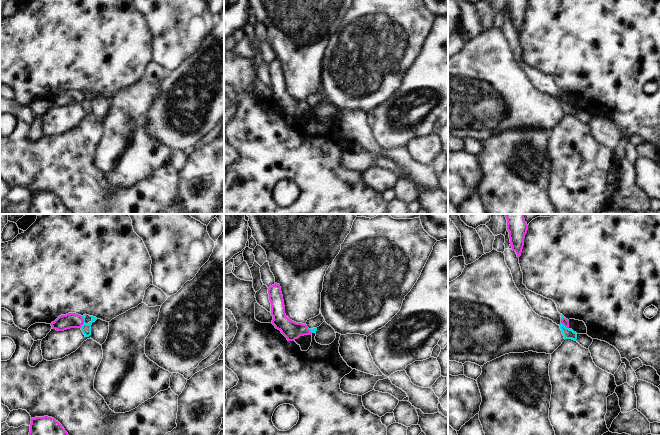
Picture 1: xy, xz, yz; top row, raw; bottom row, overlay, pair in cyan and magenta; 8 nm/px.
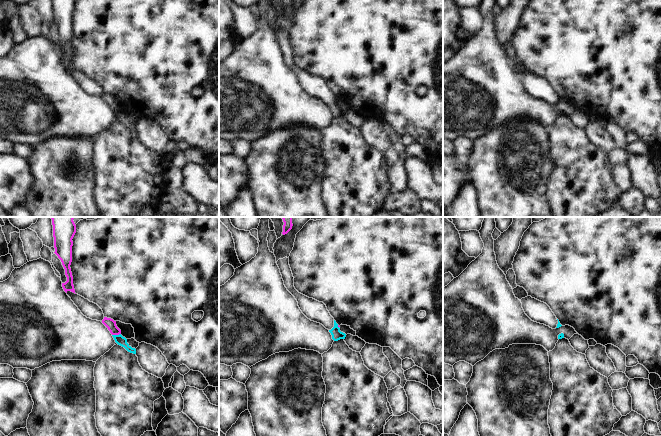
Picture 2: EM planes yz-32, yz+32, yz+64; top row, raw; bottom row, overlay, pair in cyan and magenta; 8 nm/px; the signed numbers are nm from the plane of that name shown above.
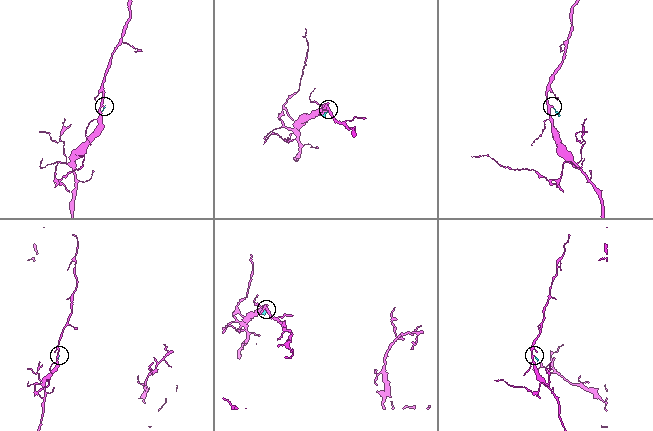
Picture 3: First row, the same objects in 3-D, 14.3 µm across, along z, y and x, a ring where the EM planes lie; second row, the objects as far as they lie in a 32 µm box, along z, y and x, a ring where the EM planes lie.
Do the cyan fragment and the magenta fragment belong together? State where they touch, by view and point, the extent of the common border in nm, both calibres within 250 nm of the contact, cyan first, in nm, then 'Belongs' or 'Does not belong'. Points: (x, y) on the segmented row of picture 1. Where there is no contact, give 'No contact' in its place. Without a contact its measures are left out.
Touches cyan at xy (84, 322). Shared border 100 nm. Thickness 80 nm (cyan) against 130 nm. Does not belong

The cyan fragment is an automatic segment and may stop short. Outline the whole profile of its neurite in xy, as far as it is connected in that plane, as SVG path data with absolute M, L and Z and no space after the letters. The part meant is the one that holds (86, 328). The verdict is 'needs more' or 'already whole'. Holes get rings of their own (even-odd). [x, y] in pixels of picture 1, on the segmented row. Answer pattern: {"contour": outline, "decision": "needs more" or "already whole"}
{"contour": "M86 314L83 315L82 317L84 319L84 324L81 327L81 330L85 337L89 337L91 335L91 325L93 322L97 320L97 318Z", "decision": "needs more"}

